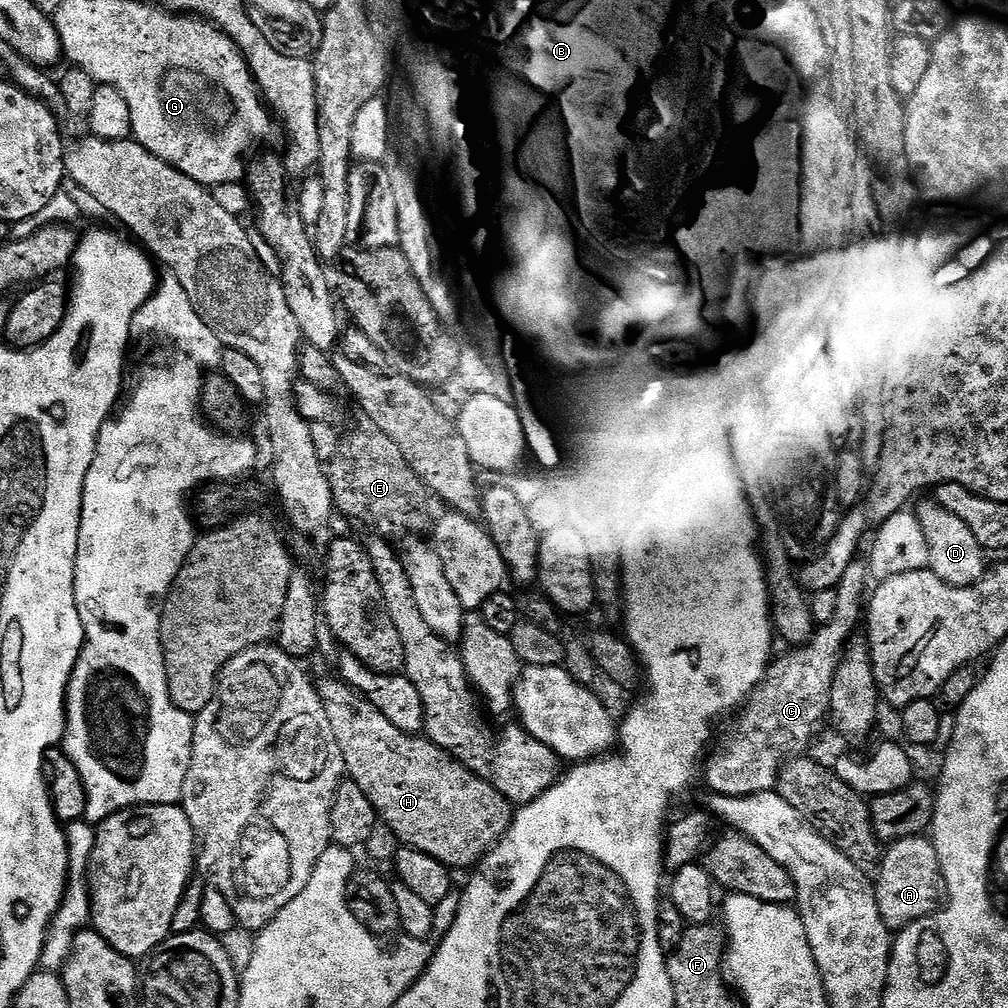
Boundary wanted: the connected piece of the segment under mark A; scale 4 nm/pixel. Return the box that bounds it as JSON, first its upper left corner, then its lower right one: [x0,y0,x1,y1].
[875,835,946,930]

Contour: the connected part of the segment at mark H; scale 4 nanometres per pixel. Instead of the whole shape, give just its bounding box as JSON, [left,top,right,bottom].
[318,678,512,870]

